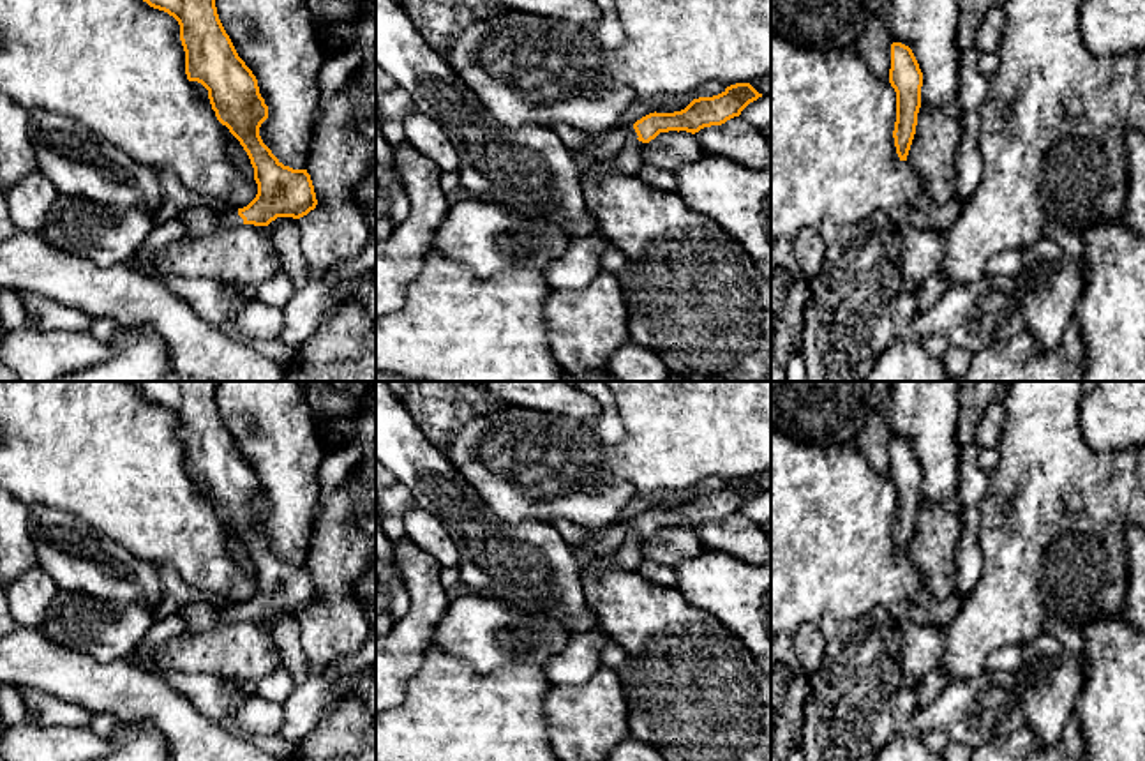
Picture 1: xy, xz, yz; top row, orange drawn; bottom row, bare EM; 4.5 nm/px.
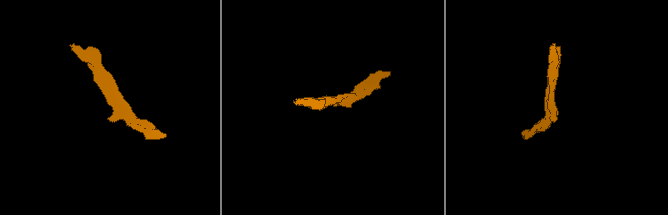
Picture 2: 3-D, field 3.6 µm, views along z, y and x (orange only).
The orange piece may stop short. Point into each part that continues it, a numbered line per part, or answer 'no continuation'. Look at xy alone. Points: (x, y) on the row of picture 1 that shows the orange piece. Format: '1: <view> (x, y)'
1: xy (230, 218)

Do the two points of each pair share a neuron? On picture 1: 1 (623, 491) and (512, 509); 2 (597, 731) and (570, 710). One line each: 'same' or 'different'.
1: same
2: same

